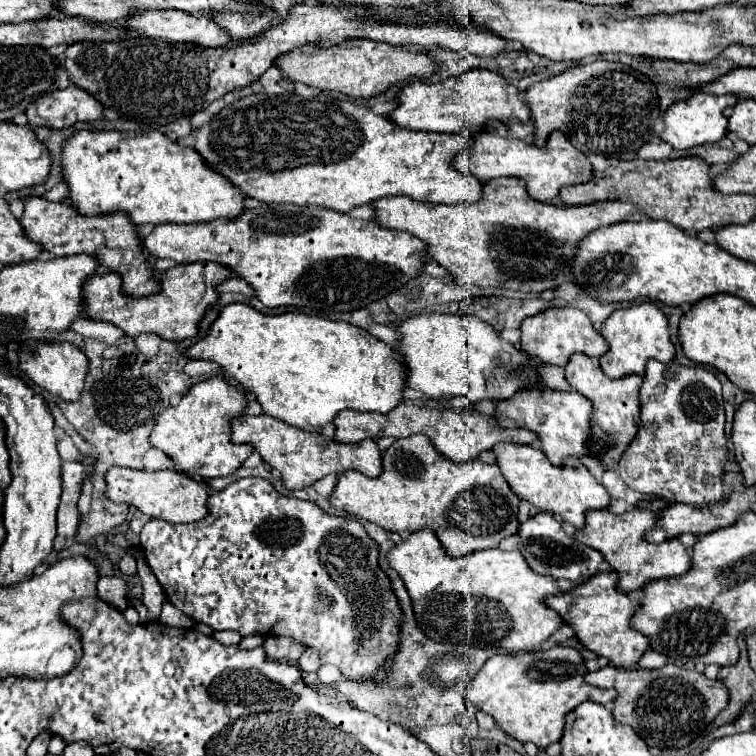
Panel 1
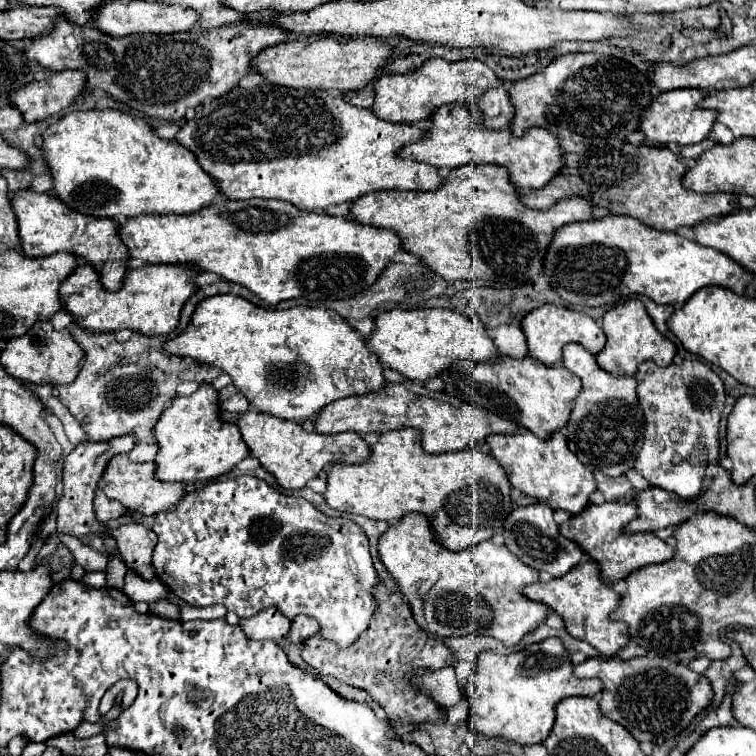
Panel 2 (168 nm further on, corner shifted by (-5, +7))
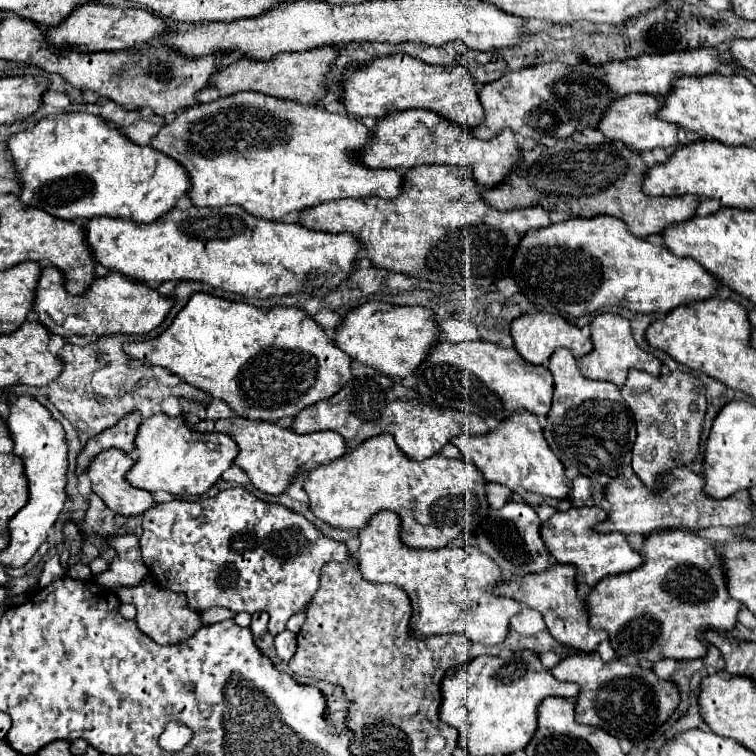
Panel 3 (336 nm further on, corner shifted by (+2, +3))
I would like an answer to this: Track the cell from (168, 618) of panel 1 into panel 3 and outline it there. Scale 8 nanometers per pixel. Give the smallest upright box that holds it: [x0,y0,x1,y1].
[200,607,234,625]

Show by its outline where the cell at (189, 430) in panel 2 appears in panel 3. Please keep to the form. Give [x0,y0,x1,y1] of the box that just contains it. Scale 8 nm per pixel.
[126,413,238,495]

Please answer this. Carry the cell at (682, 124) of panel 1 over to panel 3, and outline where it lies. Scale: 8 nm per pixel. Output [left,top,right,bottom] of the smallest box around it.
[598,93,680,151]

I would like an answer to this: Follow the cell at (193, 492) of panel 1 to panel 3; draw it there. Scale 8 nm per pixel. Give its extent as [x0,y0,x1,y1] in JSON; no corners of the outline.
[86,449,154,517]

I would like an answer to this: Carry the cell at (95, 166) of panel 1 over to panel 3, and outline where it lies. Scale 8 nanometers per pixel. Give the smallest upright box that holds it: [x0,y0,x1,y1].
[8,113,192,223]

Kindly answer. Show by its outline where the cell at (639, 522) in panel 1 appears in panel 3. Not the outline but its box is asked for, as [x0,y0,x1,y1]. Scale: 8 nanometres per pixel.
[540,505,642,587]

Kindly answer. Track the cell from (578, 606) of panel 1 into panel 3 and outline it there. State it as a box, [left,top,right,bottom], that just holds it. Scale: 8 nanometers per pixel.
[494,563,608,653]

